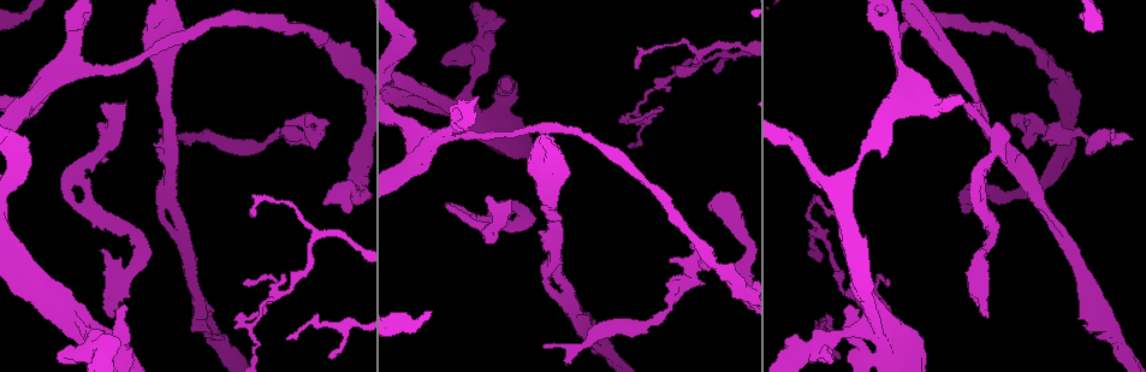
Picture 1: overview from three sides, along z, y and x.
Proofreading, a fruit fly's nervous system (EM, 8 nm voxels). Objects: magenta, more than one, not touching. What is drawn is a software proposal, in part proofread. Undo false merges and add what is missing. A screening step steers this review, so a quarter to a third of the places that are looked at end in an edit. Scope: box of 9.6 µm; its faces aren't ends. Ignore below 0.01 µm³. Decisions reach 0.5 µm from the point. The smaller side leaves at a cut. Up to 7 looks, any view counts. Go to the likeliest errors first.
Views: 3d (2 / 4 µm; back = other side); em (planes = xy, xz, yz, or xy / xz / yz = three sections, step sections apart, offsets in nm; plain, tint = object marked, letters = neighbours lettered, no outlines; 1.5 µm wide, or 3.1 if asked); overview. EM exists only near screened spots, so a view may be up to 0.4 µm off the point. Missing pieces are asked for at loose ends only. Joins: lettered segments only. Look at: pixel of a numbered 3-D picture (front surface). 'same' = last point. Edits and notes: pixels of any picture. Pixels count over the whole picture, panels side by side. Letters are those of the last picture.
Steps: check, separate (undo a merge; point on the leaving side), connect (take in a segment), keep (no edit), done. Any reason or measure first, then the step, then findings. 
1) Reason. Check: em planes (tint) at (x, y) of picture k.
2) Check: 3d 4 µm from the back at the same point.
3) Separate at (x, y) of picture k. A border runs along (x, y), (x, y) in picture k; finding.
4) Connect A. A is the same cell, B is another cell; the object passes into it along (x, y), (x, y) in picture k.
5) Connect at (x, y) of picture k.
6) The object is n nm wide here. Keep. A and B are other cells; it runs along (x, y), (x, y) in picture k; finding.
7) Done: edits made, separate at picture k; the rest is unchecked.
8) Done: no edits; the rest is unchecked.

Sharp bend. Check: 3d 2 µm at (717, 199) of picture 1.

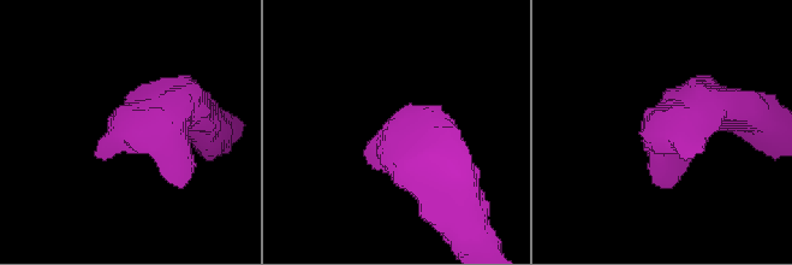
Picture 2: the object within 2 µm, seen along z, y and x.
Need the tissue. Check: em planes (tint) at (133, 122) of picture 2.

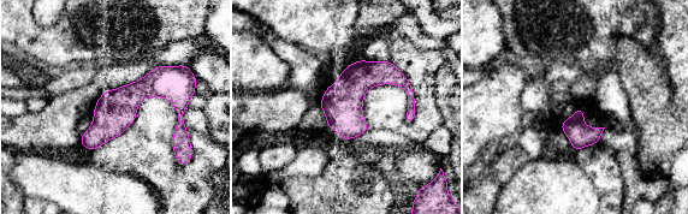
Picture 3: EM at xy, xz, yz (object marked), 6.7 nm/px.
Check: em planes (letters) at the same point.

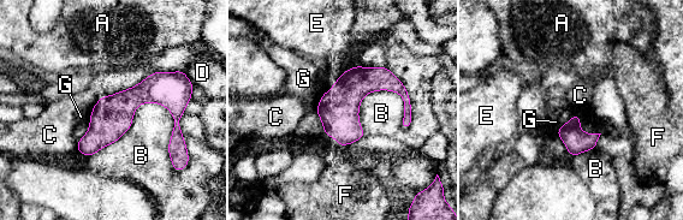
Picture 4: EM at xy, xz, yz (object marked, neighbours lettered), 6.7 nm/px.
The object is 280 nm wide here; the longest contact is with B, 700 nm. Keep. A, B, C, D, E, F and G are other cells; one neuron here.

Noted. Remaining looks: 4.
Sharp bend. Check: em planes (tint) at (980, 184) of picture 1.

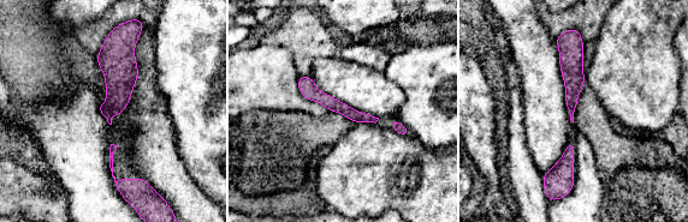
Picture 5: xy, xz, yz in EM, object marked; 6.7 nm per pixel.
See the neighbours. Check: em planes (letters) at the same point.

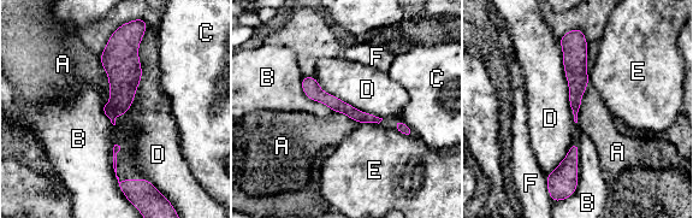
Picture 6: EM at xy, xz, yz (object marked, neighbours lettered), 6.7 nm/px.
The object is 90 nm wide here. Keep. A, B, C, D, E and F are other cells; one neuron here.

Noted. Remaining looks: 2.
Done: no edits; the rest is unchecked.

